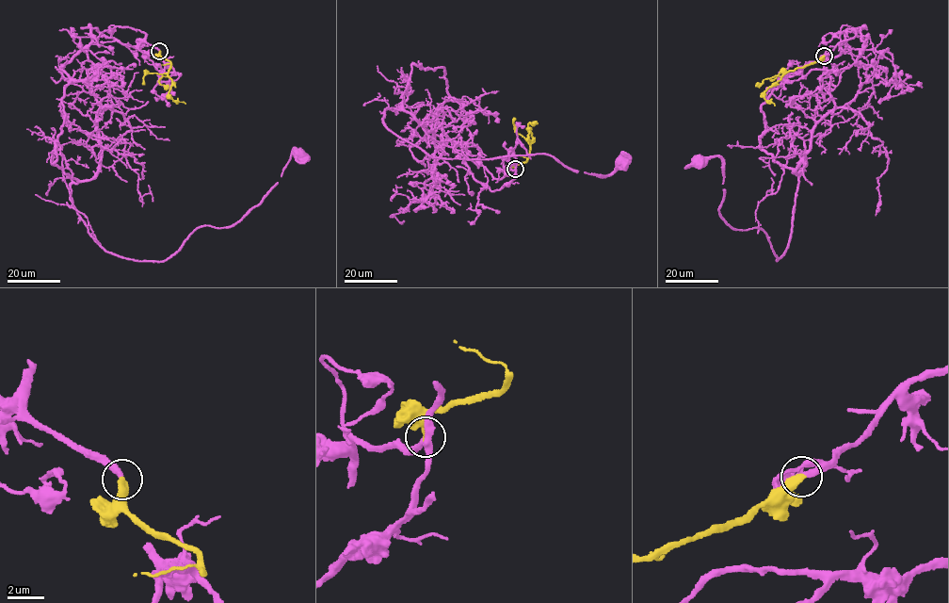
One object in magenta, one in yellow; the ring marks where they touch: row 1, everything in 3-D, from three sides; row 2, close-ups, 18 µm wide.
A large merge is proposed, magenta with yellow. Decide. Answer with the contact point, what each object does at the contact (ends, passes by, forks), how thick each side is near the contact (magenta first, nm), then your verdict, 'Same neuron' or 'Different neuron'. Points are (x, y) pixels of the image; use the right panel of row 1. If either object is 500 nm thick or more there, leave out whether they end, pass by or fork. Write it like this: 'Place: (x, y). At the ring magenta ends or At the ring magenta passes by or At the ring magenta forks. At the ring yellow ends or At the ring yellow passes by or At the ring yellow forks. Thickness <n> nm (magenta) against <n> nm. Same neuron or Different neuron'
Place: (824, 56). At the ring magenta ends. At the ring yellow ends. Thickness 280 nm (magenta) against 440 nm. Same neuron

